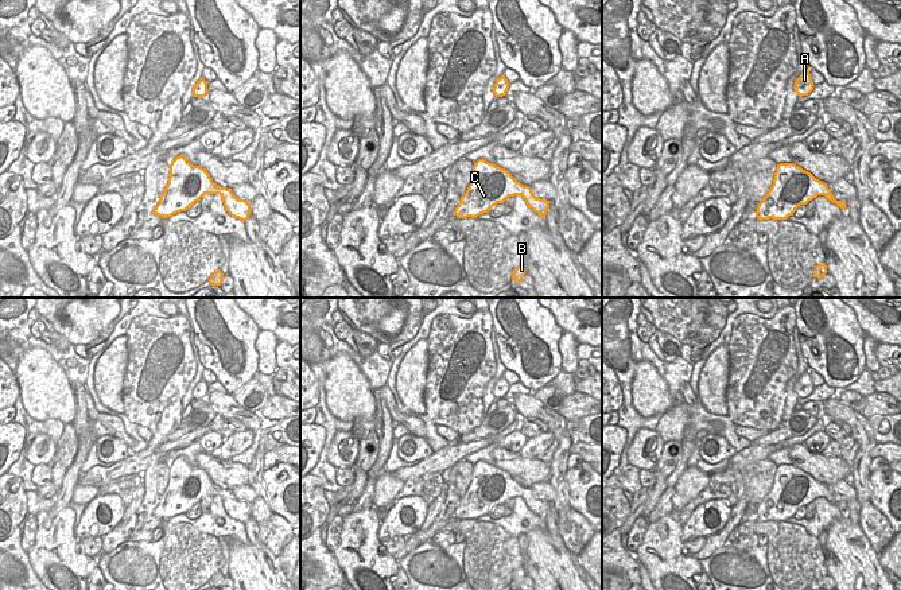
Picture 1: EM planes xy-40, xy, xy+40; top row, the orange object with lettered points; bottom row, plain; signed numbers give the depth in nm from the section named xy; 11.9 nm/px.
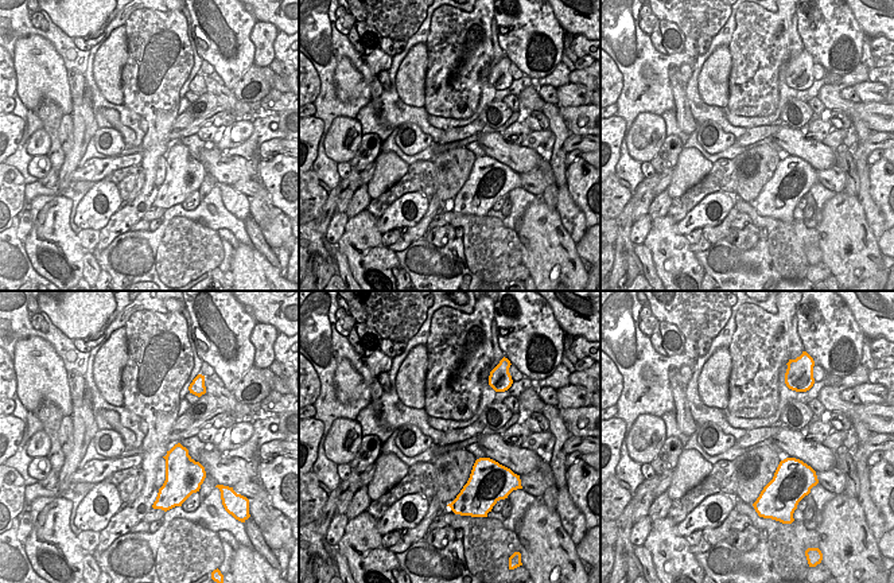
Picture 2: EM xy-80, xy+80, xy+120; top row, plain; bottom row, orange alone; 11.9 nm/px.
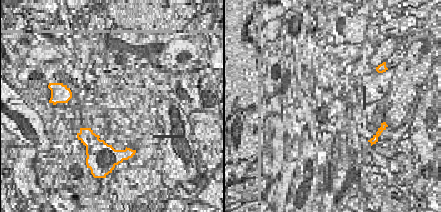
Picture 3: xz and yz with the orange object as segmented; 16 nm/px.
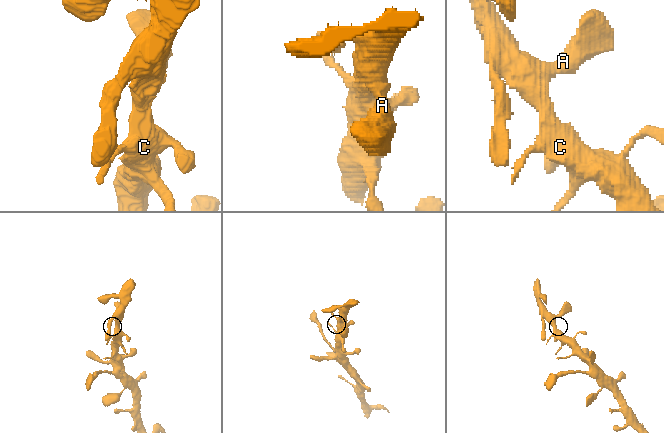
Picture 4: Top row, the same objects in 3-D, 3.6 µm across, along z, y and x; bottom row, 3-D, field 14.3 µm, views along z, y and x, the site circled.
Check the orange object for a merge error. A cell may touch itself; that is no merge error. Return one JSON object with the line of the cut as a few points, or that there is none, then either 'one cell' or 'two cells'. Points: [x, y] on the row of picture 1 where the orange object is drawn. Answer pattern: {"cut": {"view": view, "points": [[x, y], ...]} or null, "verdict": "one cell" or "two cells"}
{"cut": null, "verdict": "one cell"}

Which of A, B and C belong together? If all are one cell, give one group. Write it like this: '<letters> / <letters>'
A B C

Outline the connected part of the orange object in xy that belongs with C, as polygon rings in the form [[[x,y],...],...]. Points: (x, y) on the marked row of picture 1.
[[[478,159],[473,166],[473,175],[466,193],[454,210],[458,218],[477,218],[497,203],[504,203],[509,197],[521,195],[528,207],[545,220],[549,202],[536,198],[529,186],[517,182],[509,171],[485,159]]]

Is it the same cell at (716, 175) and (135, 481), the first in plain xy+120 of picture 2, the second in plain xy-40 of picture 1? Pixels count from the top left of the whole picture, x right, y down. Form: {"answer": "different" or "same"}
{"answer": "same"}

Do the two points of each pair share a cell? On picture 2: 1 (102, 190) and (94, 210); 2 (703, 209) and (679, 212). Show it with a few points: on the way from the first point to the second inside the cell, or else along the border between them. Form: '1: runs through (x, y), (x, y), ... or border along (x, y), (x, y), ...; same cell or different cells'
1: runs through (97, 194), (92, 201), (93, 205); same cell
2: border along (719, 191), (707, 194), (677, 224); different cells

